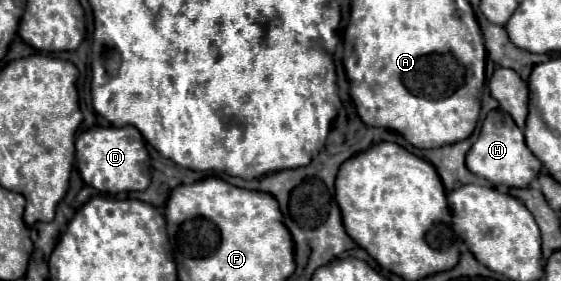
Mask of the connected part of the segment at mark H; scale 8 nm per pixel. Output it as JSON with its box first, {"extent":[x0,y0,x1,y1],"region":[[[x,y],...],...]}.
{"extent":[467,110,541,188],"region":[[[491,110],[483,120],[477,142],[467,152],[467,168],[477,176],[487,178],[495,186],[525,188],[529,186],[531,180],[537,178],[541,170],[541,162],[527,148],[523,132],[517,128],[513,118],[503,110]]]}

